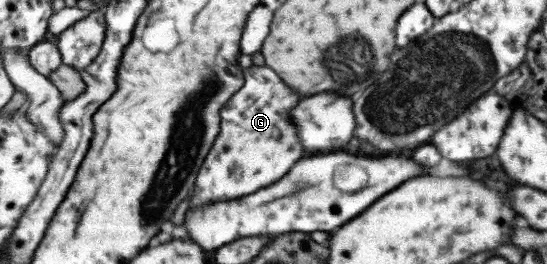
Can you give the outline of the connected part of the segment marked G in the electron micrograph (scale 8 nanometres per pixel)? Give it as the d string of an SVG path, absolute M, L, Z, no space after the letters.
M269 66L247 68L247 86L243 86L243 90L227 102L227 110L223 110L221 136L203 164L193 190L195 198L191 198L188 210L213 202L239 200L282 180L306 150L291 120L291 112L299 100L299 92L289 88Z

